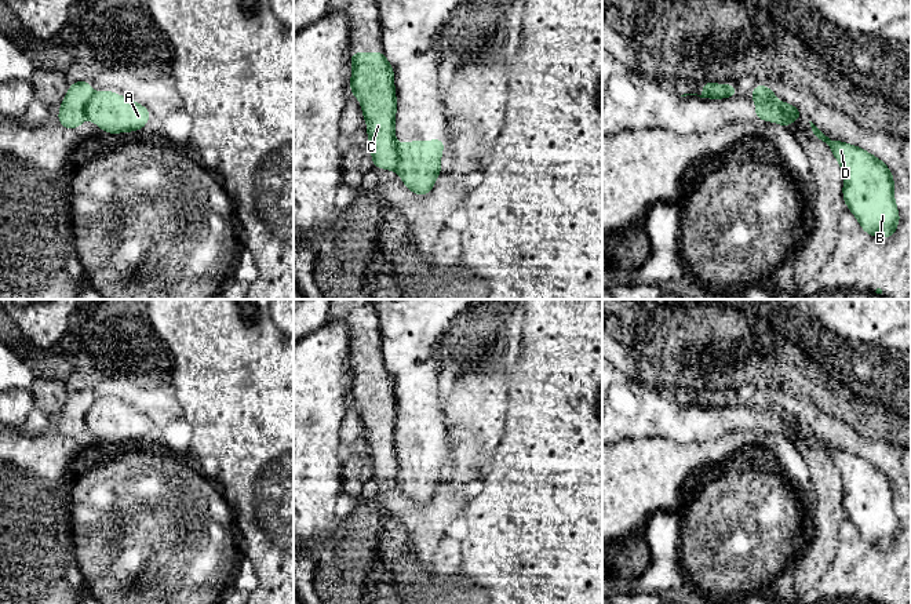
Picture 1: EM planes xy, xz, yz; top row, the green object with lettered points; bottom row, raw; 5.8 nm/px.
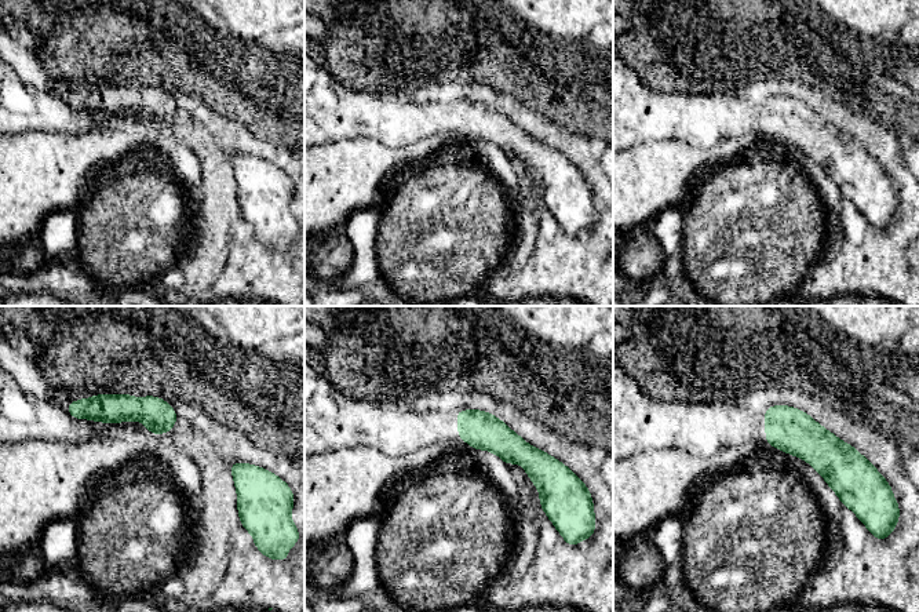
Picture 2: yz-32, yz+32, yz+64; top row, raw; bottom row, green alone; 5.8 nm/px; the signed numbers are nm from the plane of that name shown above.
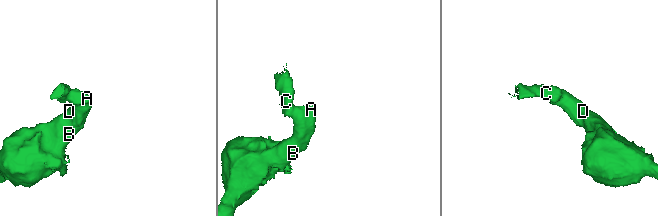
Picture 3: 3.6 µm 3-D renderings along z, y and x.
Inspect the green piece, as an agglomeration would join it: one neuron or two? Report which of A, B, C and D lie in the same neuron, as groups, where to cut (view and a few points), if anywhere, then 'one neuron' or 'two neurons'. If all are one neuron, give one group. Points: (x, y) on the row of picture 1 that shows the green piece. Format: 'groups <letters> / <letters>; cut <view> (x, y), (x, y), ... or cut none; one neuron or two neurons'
groups A B D / C; cut xz (396, 145), (398, 167); two neurons

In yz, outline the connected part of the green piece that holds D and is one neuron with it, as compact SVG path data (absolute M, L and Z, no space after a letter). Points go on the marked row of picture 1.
M812 121L813 134L826 142L841 165L842 197L860 228L872 237L893 237L900 214L890 168L867 150L843 141L831 141Z

